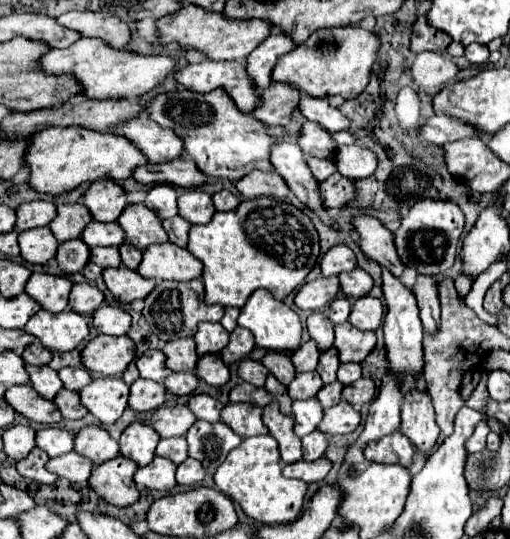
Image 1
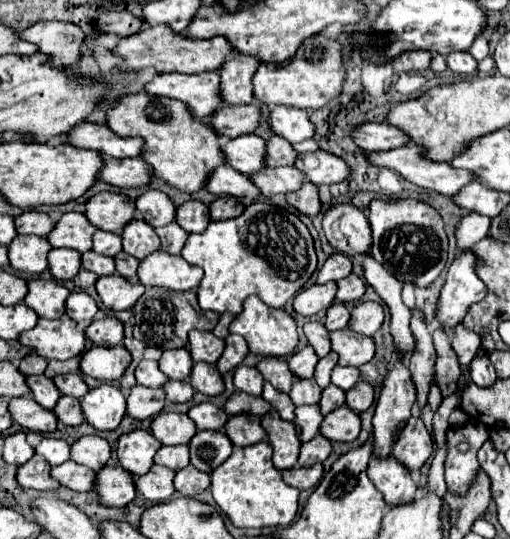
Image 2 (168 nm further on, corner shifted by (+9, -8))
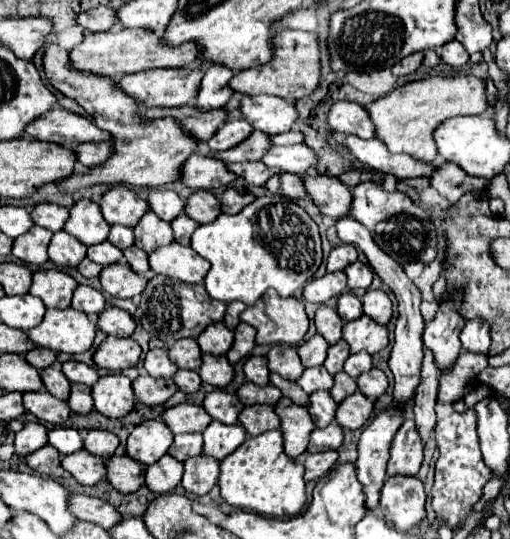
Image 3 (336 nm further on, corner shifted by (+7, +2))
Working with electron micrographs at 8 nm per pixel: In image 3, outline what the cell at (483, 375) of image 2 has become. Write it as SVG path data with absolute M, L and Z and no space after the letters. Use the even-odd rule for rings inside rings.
M482 318L466 320L464 328L460 332L460 340L466 350L486 354L488 346L490 346L490 324L486 324L486 320L482 320Z

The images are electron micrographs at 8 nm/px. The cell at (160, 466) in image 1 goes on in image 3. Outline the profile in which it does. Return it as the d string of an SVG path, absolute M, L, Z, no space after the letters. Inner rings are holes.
M166 454L146 468L146 486L156 494L168 494L180 484L182 472L184 472L182 462Z

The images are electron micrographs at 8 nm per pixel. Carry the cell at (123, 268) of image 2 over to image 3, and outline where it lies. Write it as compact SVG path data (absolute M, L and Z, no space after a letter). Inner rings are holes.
M130 246L124 250L124 256L130 264L130 268L138 274L144 274L150 270L150 264L148 264L148 254L144 250L140 250L138 246Z

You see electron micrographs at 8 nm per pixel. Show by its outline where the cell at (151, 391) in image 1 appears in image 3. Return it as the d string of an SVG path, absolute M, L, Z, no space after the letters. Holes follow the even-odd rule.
M142 374L140 378L136 378L132 386L138 402L146 406L164 404L176 392L176 384L172 378L152 378L148 374Z

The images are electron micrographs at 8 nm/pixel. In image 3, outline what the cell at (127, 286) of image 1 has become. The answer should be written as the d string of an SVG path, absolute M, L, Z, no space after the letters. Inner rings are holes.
M124 262L106 266L100 274L100 284L102 284L102 290L114 298L132 298L146 288L146 280L140 278Z

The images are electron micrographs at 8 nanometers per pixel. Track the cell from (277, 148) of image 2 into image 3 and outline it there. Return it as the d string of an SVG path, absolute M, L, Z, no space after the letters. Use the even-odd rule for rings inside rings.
M252 132L242 144L230 148L230 152L210 152L208 156L220 160L220 162L252 162L260 160L264 152L270 148L270 138L264 132Z

